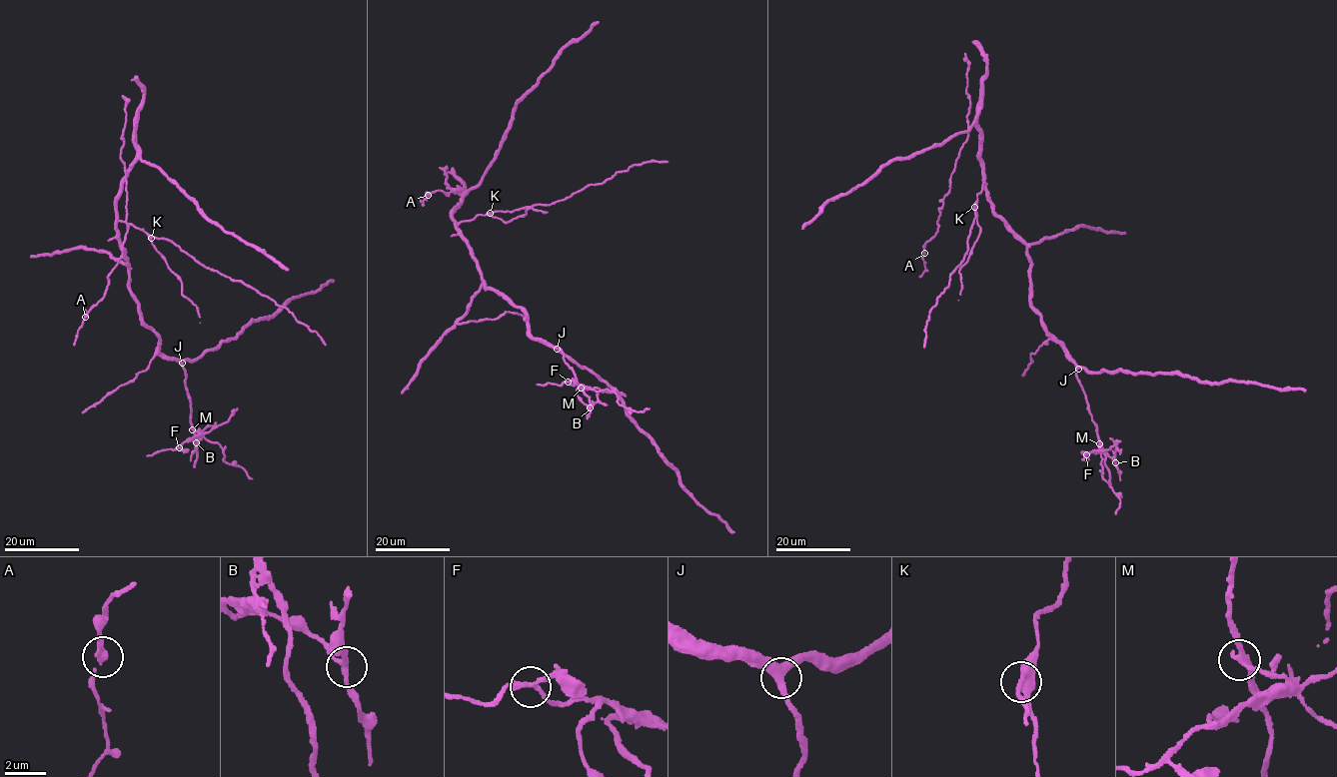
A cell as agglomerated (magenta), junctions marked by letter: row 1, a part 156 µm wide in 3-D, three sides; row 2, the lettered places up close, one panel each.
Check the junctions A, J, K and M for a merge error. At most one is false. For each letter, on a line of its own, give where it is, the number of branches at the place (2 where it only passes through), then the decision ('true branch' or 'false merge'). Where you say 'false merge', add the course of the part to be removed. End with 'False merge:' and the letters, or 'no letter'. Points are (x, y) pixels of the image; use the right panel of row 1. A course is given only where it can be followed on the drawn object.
A: (924, 253) | 3 | true branch
J: (1078, 369) | 3 | true branch
K: (974, 207) | 3 | true branch
M: (1099, 443) | 3 | false merge | (1099, 443), (1102, 476), (1120, 499), (1115, 513)
False merge: M

